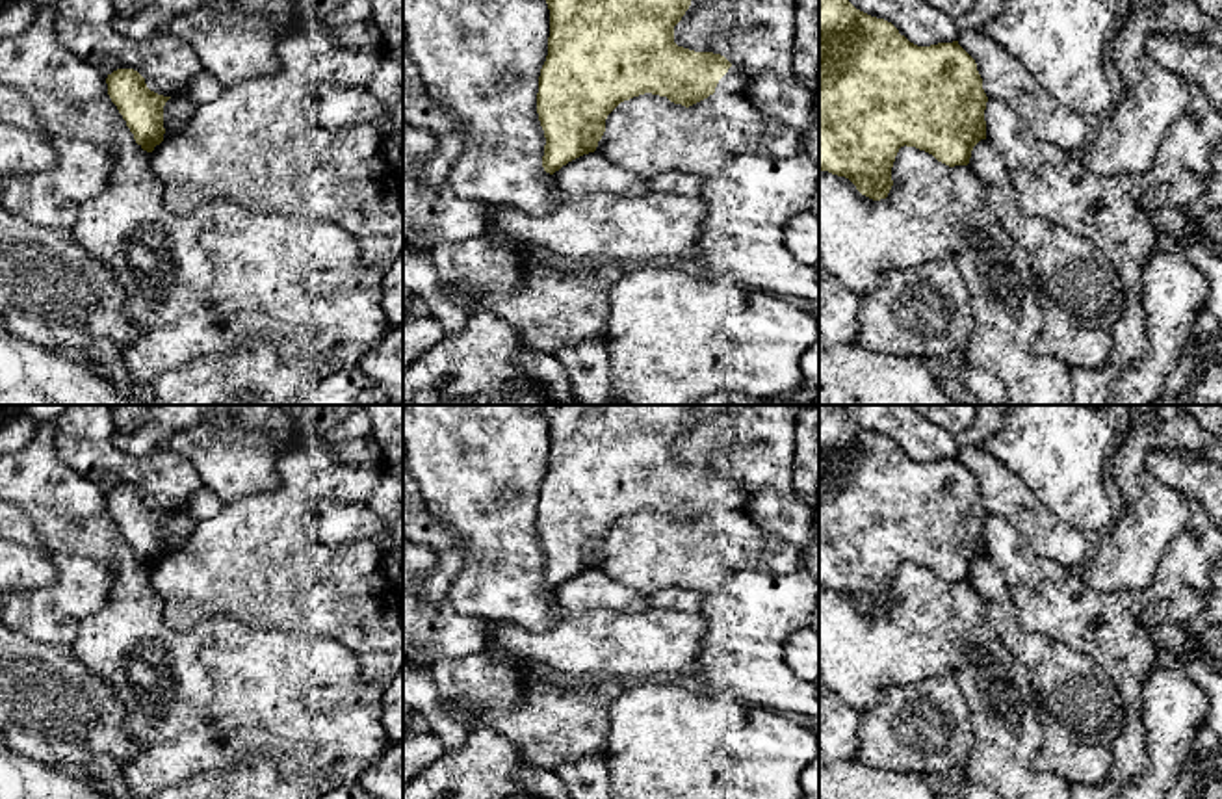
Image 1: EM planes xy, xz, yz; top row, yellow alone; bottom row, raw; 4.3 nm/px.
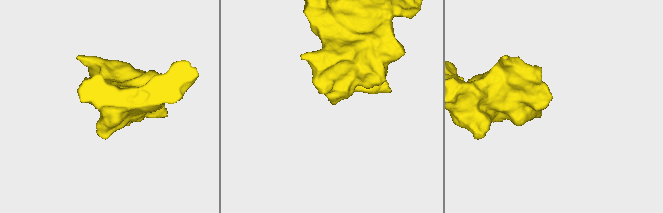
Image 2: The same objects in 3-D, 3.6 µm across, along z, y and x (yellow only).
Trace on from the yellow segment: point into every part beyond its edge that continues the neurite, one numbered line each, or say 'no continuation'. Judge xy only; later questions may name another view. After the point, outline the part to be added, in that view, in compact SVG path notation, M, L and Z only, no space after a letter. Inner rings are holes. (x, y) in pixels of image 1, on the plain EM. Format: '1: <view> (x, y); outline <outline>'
no continuation

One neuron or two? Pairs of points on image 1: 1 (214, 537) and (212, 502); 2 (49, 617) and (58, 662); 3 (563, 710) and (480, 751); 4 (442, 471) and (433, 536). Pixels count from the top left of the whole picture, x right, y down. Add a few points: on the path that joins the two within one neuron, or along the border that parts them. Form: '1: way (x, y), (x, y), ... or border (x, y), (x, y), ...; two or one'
1: border (225, 504), (214, 515), (199, 521); two
2: border (19, 632), (39, 641), (69, 645); two
3: border (467, 721), (478, 721), (502, 734), (528, 764); two
4: border (422, 497), (428, 511), (461, 539), (463, 552); two

